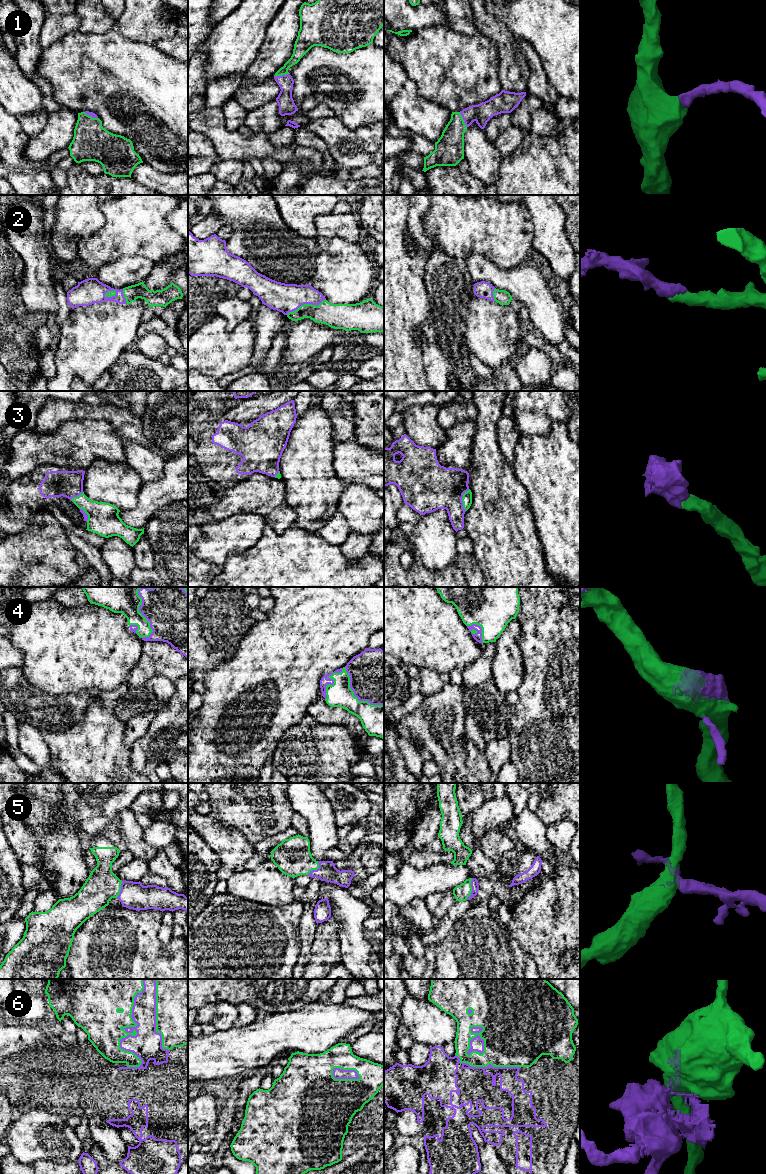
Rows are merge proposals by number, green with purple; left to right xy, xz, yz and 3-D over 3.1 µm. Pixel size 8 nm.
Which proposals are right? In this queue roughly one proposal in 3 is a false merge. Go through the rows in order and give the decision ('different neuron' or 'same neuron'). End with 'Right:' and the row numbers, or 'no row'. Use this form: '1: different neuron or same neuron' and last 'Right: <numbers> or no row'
1: same neuron
2: same neuron
3: same neuron
4: same neuron
5: same neuron
6: different neuron
Right: 1, 2, 3, 4, 5

